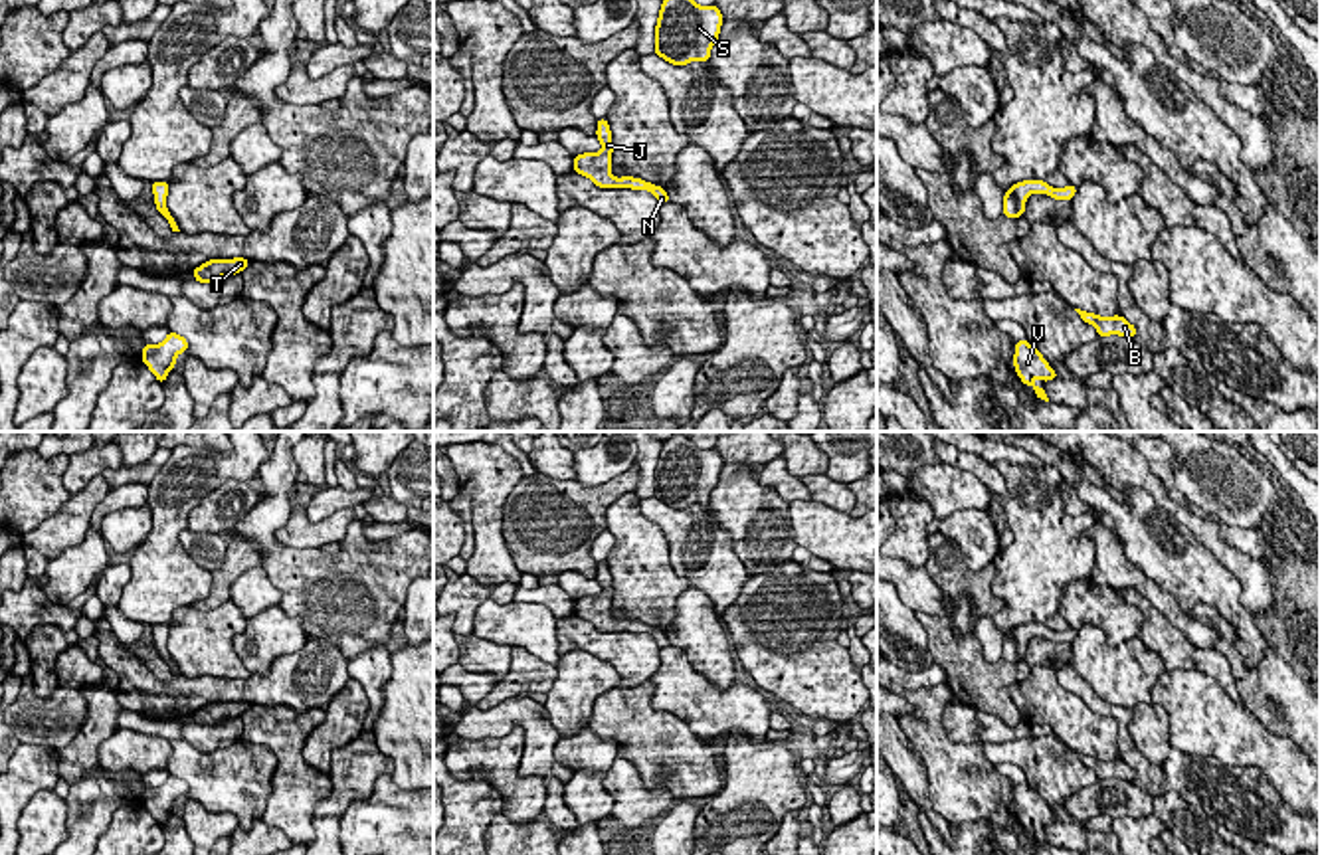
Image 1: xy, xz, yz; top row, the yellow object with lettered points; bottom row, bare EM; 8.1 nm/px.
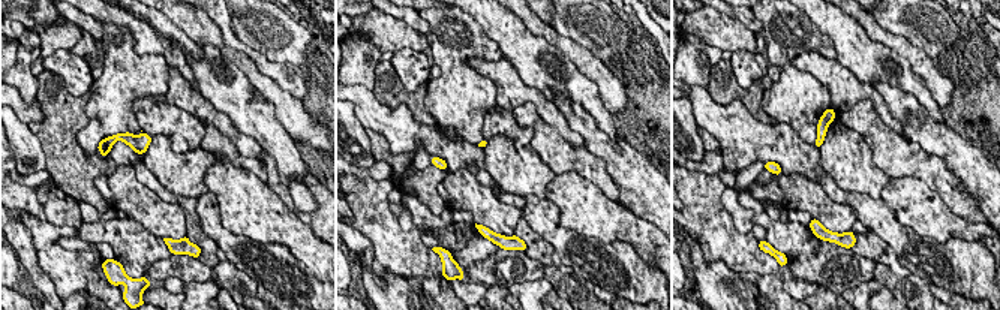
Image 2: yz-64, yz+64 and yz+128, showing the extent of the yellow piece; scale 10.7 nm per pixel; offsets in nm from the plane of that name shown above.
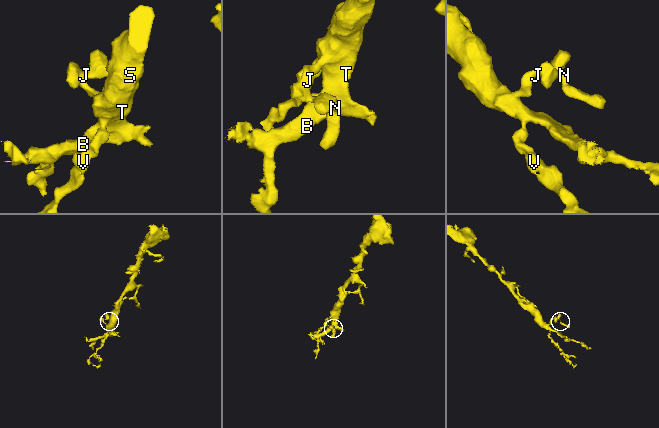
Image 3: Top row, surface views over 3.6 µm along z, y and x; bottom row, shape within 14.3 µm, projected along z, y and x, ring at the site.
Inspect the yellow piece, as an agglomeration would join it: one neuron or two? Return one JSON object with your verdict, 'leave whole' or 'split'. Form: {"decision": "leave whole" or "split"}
{"decision": "leave whole"}

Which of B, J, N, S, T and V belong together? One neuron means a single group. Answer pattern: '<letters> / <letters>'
B J N S T V

